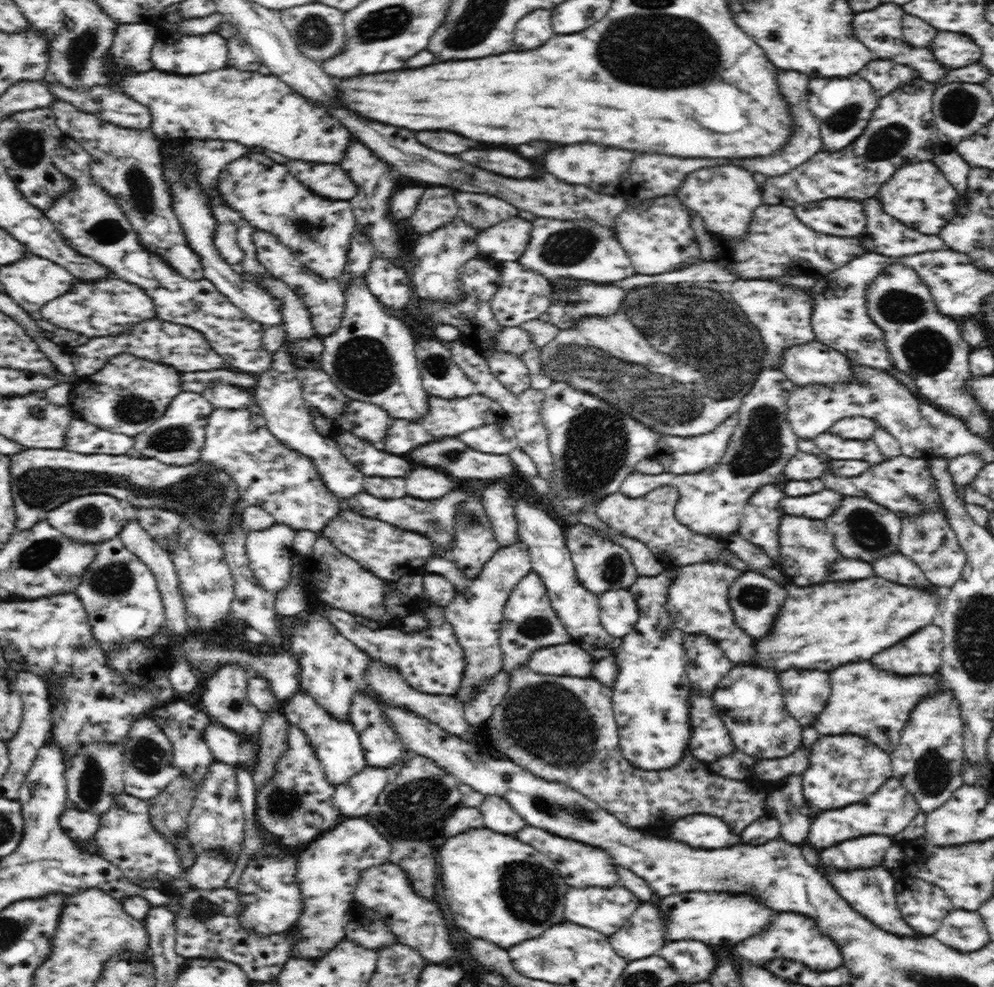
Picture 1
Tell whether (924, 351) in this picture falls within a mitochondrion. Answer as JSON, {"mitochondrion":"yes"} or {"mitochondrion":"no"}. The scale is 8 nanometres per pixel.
{"mitochondrion":"yes"}

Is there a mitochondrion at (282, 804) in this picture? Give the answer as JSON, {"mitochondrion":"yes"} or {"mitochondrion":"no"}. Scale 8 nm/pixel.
{"mitochondrion":"yes"}

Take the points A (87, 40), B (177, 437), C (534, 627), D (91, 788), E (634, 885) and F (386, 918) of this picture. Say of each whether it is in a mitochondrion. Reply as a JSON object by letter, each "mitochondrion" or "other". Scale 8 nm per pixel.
{"A":"mitochondrion","B":"mitochondrion","C":"mitochondrion","D":"mitochondrion","E":"other","F":"other"}

